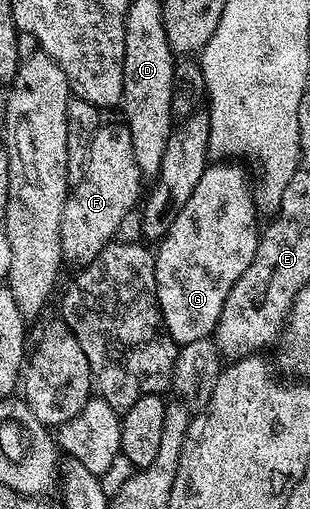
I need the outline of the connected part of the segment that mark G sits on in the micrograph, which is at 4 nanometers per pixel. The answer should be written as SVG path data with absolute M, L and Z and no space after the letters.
M208 166L201 181L197 181L189 201L185 201L185 205L171 222L171 228L158 244L160 247L155 255L155 280L159 307L163 310L167 331L176 344L206 339L214 332L225 305L225 297L229 297L229 289L237 285L237 277L241 277L241 273L249 269L261 238L261 227L255 224L255 207L257 208L257 203L253 198L252 188L251 191L247 188L247 183L237 168Z

